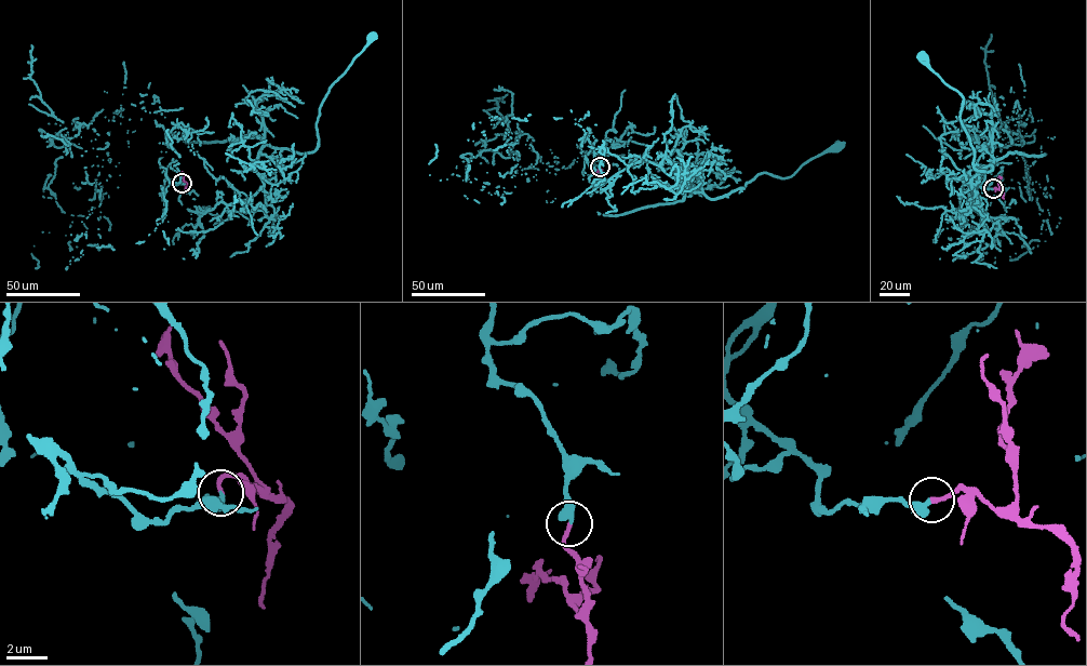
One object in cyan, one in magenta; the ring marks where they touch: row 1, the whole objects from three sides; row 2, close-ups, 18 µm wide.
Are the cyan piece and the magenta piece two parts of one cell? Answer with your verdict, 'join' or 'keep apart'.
join

